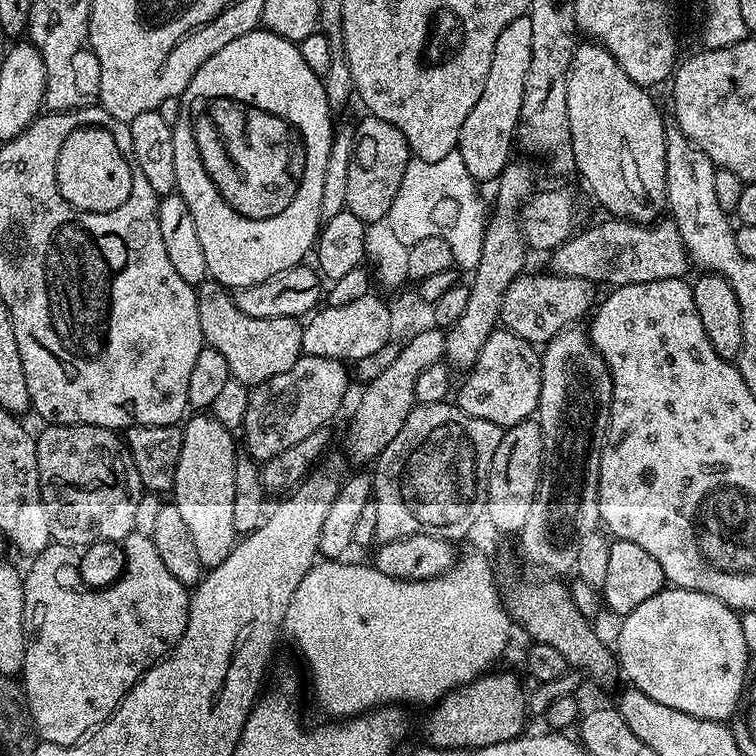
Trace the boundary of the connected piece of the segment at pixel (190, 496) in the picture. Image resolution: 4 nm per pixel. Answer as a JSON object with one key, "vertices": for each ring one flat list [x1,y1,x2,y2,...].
{"vertices":[[192,414,183,425,182,454,178,454,178,470,174,474,174,486,171,495,178,511,194,537,194,547,198,550,198,558,202,558,205,569,222,566,226,558,230,558,230,550,235,546,238,534,234,530,234,470,236,469,236,440,233,429,222,426,210,414]]}

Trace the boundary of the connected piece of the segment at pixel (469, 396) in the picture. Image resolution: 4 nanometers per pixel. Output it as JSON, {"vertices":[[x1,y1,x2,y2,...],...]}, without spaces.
{"vertices":[[497,330,486,338,486,346,478,354,478,362,463,377,464,385,455,393,455,403,474,418,486,418,502,429,537,415,542,390,541,353,533,345,518,338,516,332]]}

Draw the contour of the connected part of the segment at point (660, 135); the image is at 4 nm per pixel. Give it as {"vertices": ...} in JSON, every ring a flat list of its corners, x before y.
{"vertices":[[595,42,577,43,576,53,572,55,572,69,566,82,566,111,570,114,570,134,572,135,576,172,578,176,584,179,585,186,592,191,593,198,608,211,605,213,609,217,635,220,637,224,648,224,661,219,668,207,668,199,666,198,666,138,664,137,666,121,664,121,663,114,660,113,659,106,652,102,652,94,649,89,642,87,641,84,635,84,630,78,630,74,626,74,626,70,622,70,622,66,618,66,615,58,601,44]]}

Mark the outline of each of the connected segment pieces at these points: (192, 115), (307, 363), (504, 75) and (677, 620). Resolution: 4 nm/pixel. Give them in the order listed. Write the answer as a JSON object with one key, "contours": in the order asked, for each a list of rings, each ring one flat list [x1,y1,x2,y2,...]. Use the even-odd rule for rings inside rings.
{"contours":[[[257,30,226,42,218,54,206,58,202,66,190,78,180,102,180,117,172,129,174,134,174,174,176,175,176,192,186,198,190,214,194,214,194,226,198,226,198,238,202,241,202,250,206,253,206,266,211,279,224,285,229,290,242,286,254,286,254,282,266,282,282,270,290,270,295,264,305,263,304,255,313,251,316,238,320,235,322,221,322,178,326,175,326,158,330,158,330,146,334,135,334,113,327,104,326,90,321,77,306,66,299,47,293,41,282,38,273,32]],[[301,355,285,374,276,374,249,393,242,435,247,453,258,462,265,462,283,450,288,450,316,430,327,427,338,412,348,390,350,372,336,359]],[[525,14,514,18,514,22,510,22,510,26,506,26,506,30,502,30,502,34,498,34,498,43,494,46,494,62,490,62,490,74,486,74,486,86,482,90,482,98,478,98,477,104,474,106,474,110,470,110,470,115,466,118,466,123,462,125,462,134,458,138,456,147,462,154,462,162,466,162,466,170,470,170,470,174,476,179,477,182,495,182,500,179,502,170,513,159,514,153,512,153,512,144,514,148,514,141,518,136,518,129,520,127,520,115,522,114,522,94,526,90,526,70,530,70,530,50,532,48,533,39,533,26,530,26,530,18]],[[666,586,661,592,654,594,654,598,646,598,646,602,642,602,642,606,638,606,638,610,634,610,628,616,623,617,619,624,620,633,616,636,616,644,614,643,614,655,618,661,619,671,623,675,624,672,628,675,629,681,627,683,631,687,637,688,639,692,646,693,650,698,654,698,654,702,662,702,662,706,670,706,670,710,681,712,682,714,690,714,694,718,728,722,735,717,744,695,746,681,750,676,750,673,748,673,750,653,746,646,746,637,742,634,740,616,733,609,728,608,722,601,710,594,702,594,701,592,675,586]]]}

